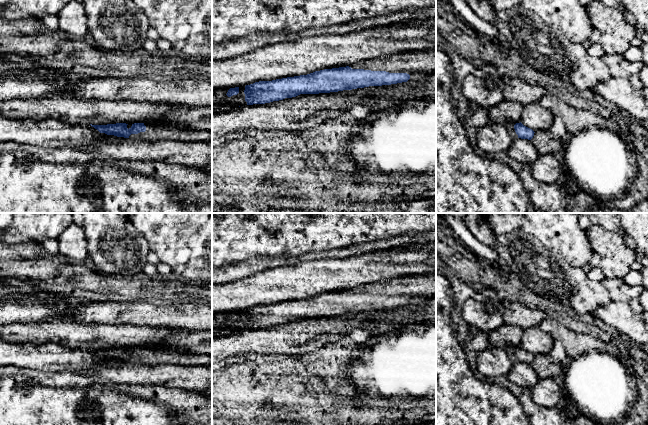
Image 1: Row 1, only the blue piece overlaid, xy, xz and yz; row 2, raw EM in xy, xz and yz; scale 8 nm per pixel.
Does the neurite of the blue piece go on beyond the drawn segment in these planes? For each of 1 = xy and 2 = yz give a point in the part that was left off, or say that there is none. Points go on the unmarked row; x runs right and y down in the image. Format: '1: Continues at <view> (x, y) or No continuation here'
1: Continues at xy (154, 355)
2: Continues at yz (510, 350)

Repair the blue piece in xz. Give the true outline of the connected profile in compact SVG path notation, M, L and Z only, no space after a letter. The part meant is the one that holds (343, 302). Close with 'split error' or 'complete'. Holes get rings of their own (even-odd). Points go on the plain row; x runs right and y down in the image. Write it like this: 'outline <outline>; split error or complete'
outline M436 272L402 276L383 283L370 283L352 290L324 293L307 299L245 310L247 329L265 328L300 318L319 318L369 310L407 306L411 301L436 296Z; split error

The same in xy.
outline M150 346L90 349L100 357L117 361L142 363L146 365L171 363L182 366L205 366L212 368L212 355L208 354L194 354Z; split error

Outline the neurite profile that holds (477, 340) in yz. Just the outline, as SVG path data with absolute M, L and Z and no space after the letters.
M469 326L465 344L466 349L476 353L480 353L490 346L488 334L474 326Z

